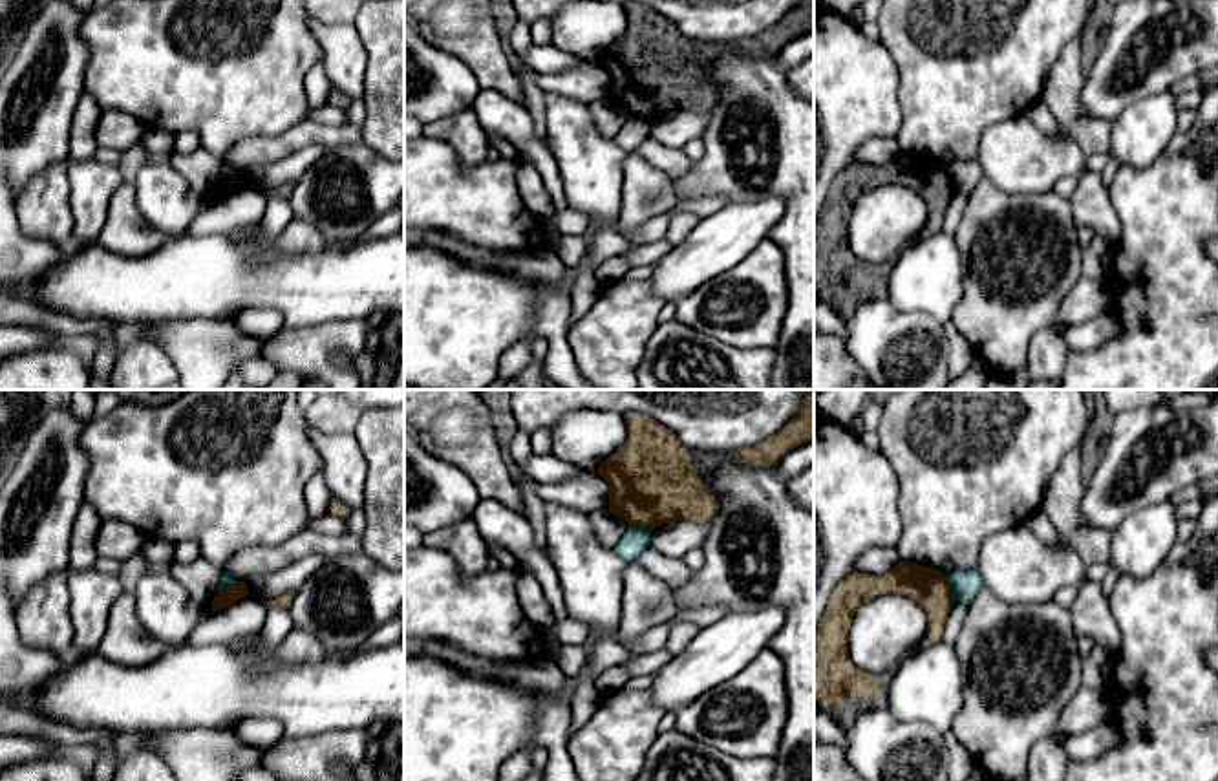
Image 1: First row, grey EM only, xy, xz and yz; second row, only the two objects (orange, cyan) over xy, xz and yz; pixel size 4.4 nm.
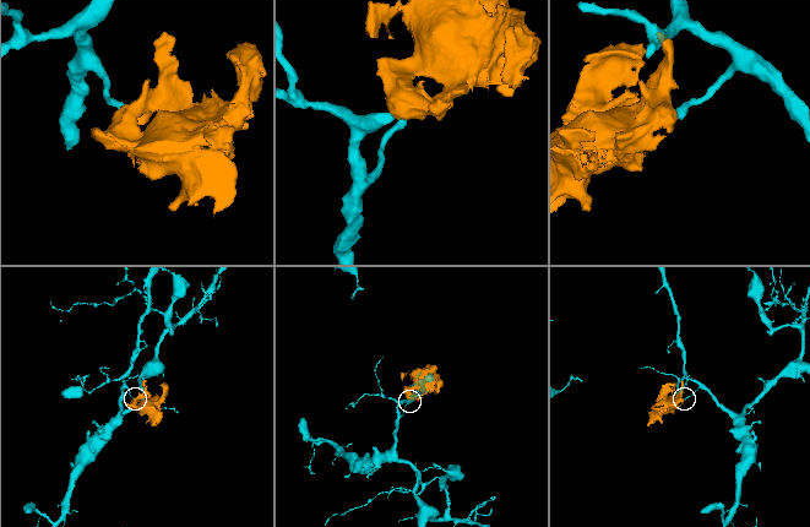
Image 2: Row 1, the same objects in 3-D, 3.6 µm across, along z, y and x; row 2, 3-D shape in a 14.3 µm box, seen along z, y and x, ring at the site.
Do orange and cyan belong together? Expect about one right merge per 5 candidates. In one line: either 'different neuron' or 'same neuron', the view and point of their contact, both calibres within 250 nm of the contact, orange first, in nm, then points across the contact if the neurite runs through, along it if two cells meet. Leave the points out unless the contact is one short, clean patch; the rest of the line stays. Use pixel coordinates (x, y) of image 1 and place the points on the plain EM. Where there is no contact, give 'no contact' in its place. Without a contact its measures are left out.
different neuron; meets orange in yz at (950, 178); 180 nm thick on the orange side, 130 nm on the other; border along yz (946, 167), (955, 189)

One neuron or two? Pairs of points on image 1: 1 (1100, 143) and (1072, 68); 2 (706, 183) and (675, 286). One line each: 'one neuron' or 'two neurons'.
1: one neuron
2: two neurons

